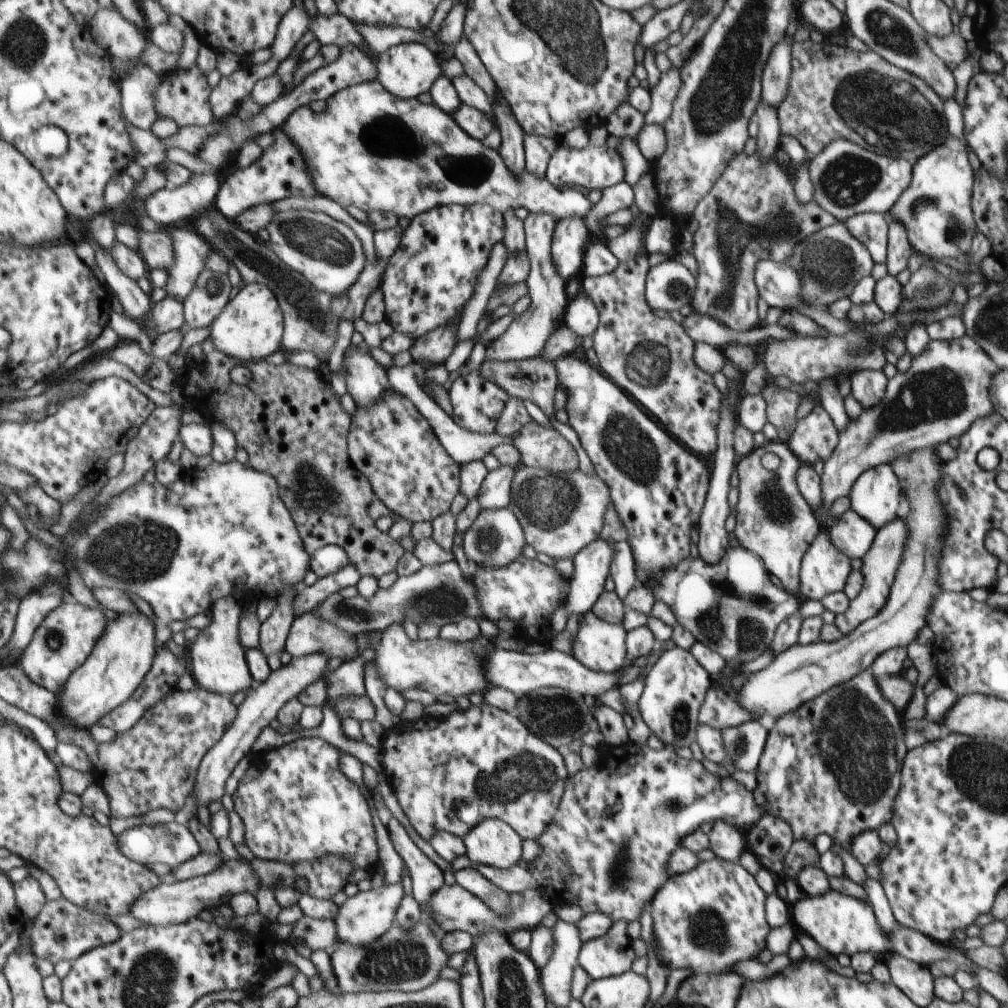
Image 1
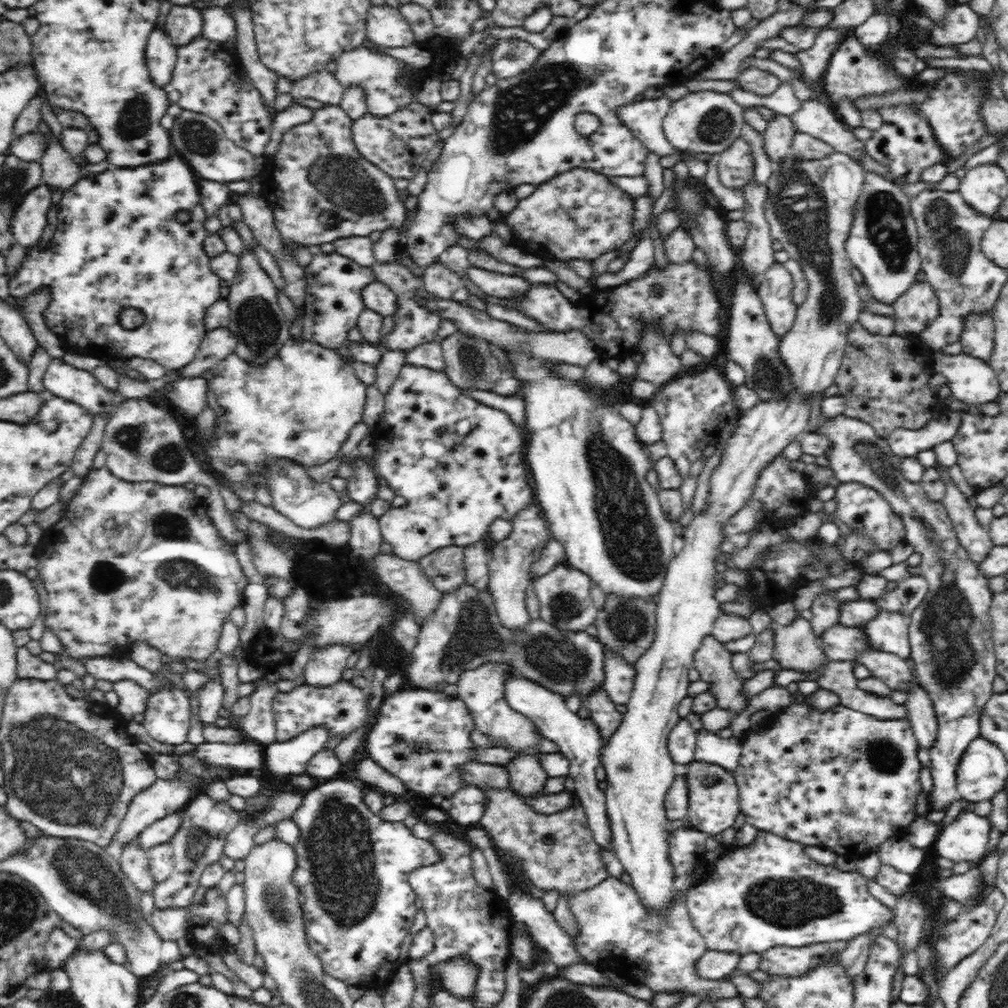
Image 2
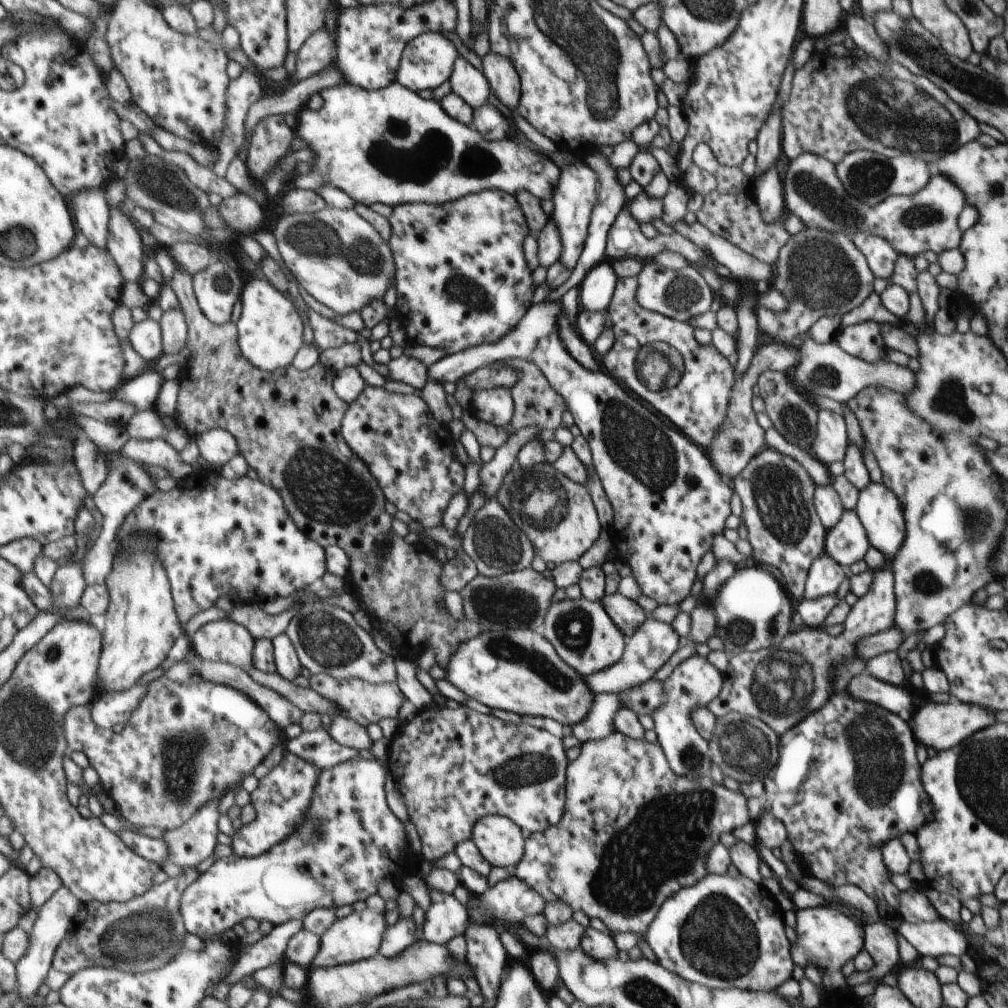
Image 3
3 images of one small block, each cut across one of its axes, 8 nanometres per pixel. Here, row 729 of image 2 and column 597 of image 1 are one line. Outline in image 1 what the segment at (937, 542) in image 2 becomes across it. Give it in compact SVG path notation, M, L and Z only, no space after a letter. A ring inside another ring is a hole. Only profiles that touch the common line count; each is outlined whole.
M626 920L613 922L604 936L582 943L578 965L584 968L590 978L605 979L633 968L637 955L627 928Z

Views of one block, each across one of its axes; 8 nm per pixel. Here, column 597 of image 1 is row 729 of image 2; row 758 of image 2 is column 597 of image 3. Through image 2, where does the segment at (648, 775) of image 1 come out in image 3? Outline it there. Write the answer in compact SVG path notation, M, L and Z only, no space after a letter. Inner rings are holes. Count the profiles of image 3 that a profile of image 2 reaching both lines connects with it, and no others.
M693 654L688 660L679 664L670 676L663 682L664 704L652 714L654 730L657 734L657 742L652 743L646 739L633 739L621 732L611 729L602 732L598 740L586 741L581 744L580 754L576 760L570 761L566 770L566 810L557 825L544 832L537 832L530 835L530 842L526 843L526 854L524 860L515 866L514 875L523 880L533 888L544 900L545 903L553 900L562 900L571 906L574 911L582 910L589 918L598 918L611 930L612 935L621 932L634 932L644 935L654 920L661 906L666 900L676 894L680 889L696 885L704 877L708 876L707 860L710 852L716 844L721 843L722 834L734 834L734 830L742 830L748 822L756 823L754 814L750 814L750 798L746 794L736 793L724 785L716 784L710 778L710 748L712 744L702 738L696 724L692 720L692 712L699 706L706 706L721 693L725 682L724 674L717 669L706 657Z

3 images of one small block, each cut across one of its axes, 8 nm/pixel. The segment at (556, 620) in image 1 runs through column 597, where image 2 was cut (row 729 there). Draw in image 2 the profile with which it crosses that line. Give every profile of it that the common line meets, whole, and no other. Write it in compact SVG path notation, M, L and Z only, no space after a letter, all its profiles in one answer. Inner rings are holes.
M507 676L506 698L510 706L520 713L530 717L538 729L542 731L547 740L552 740L558 745L559 752L569 760L569 776L574 779L575 790L579 802L585 810L587 822L596 843L600 848L610 849L613 846L610 841L610 822L606 818L605 798L602 790L598 787L599 767L601 764L601 752L604 746L602 733L596 727L591 717L581 718L578 713L570 711L566 705L566 699L562 694L555 694L541 685L522 678L521 676Z

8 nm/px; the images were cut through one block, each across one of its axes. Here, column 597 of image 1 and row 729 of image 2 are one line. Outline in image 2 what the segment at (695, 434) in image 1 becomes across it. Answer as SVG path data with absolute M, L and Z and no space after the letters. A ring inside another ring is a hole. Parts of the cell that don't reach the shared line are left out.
M341 681L326 687L314 687L309 685L296 686L292 692L279 692L274 697L273 713L276 721L276 738L282 742L294 738L298 733L304 732L313 726L326 725L330 736L340 736L343 739L349 732L357 731L360 727L365 727L372 722L370 718L367 702L370 701L361 689L356 688L348 681Z

